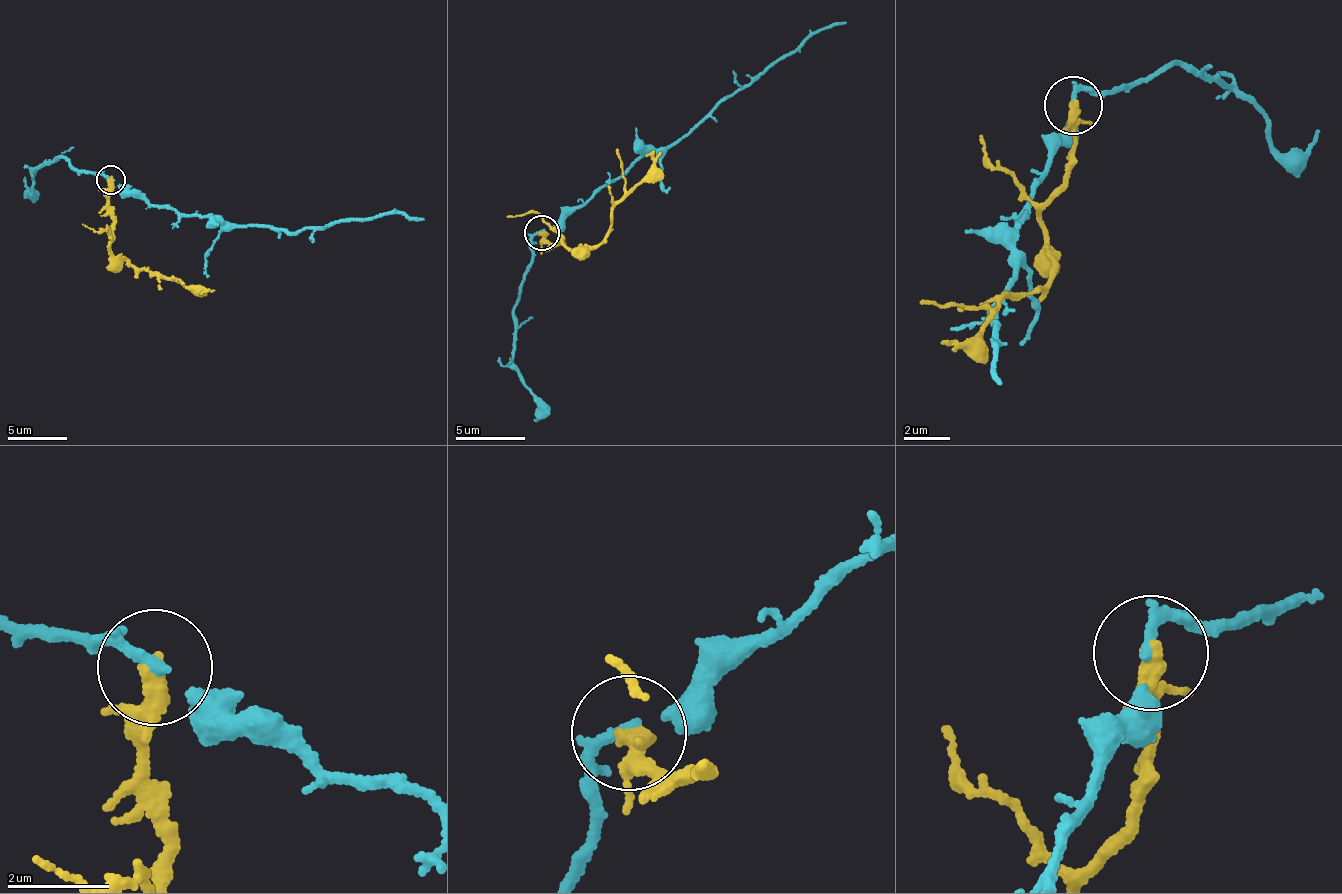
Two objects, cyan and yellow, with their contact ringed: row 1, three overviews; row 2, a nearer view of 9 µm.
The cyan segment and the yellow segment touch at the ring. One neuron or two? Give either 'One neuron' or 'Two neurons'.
Two neurons

